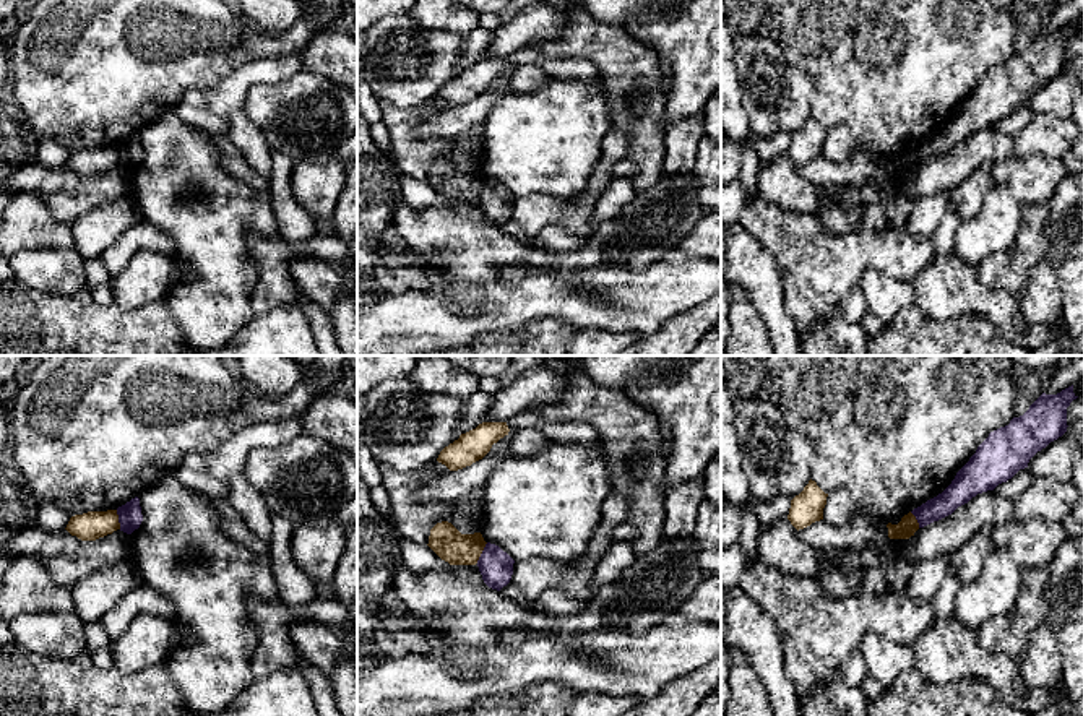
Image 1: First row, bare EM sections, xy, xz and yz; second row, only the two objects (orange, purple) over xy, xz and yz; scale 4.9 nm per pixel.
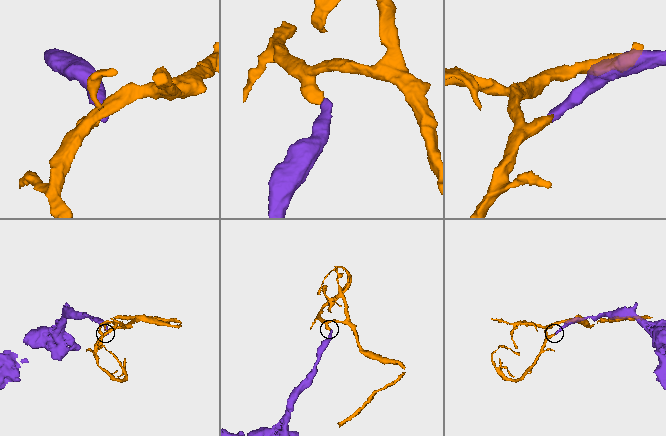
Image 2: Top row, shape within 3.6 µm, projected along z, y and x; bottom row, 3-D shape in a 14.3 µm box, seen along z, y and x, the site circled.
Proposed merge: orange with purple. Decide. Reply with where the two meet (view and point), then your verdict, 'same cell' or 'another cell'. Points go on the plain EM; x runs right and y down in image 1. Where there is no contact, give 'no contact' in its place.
meets orange in xz at (481, 189); another cell

